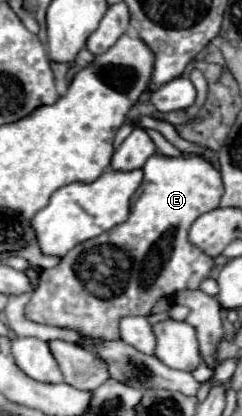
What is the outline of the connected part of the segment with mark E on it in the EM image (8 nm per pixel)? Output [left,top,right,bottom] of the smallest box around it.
[25,155,223,341]

